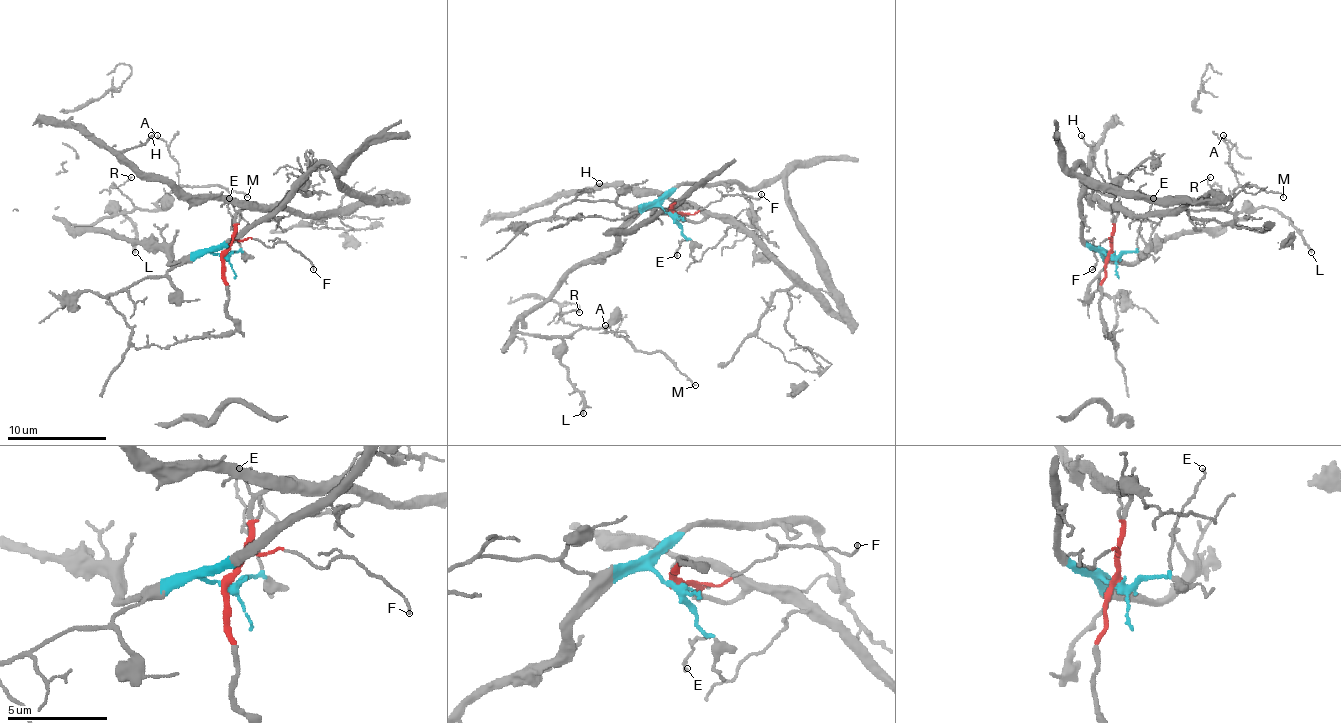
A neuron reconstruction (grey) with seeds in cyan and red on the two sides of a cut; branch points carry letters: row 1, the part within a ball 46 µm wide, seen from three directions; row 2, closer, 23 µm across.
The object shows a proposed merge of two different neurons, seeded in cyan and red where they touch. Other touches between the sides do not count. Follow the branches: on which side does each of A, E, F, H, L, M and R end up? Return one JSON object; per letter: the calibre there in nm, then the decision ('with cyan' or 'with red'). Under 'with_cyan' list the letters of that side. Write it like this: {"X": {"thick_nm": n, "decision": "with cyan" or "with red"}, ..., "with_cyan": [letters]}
{"A": {"thick_nm": 110, "decision": "with cyan"}, "E": {"thick_nm": 90, "decision": "with cyan"}, "F": {"thick_nm": 120, "decision": "with red"}, "H": {"thick_nm": 120, "decision": "with red"}, "L": {"thick_nm": 190, "decision": "with cyan"}, "M": {"thick_nm": 120, "decision": "with cyan"}, "R": {"thick_nm": 80, "decision": "with cyan"}, "with_cyan": ["A", "E", "L", "M", "R"]}

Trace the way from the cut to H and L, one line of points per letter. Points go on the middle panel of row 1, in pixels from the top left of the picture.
H: (669, 214), (704, 219), (701, 211), (681, 201), (624, 186), (573, 194), (600, 184)
L: (669, 214), (647, 206), (610, 251), (580, 263), (518, 327), (563, 342), (560, 364), (580, 391), (582, 414)

